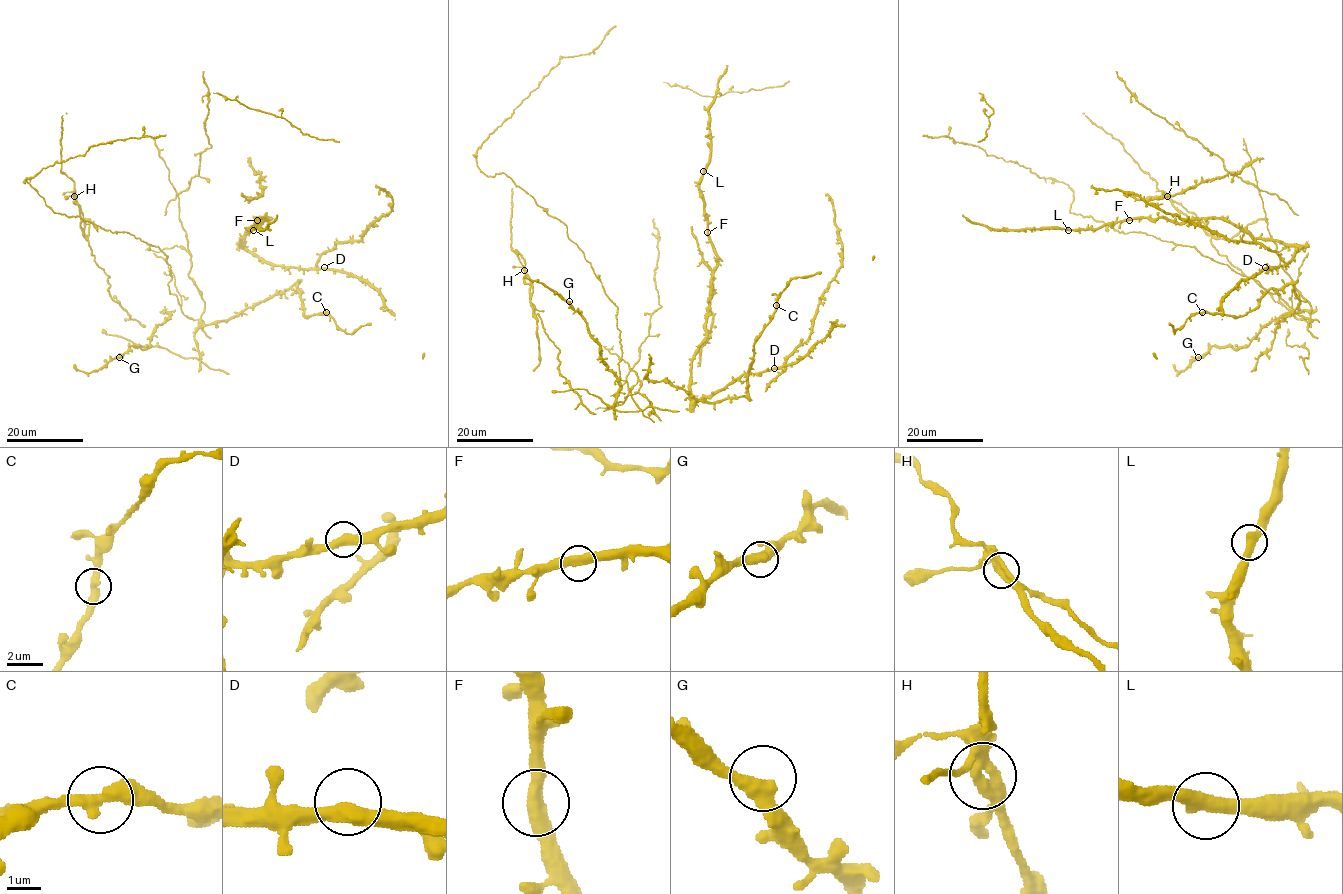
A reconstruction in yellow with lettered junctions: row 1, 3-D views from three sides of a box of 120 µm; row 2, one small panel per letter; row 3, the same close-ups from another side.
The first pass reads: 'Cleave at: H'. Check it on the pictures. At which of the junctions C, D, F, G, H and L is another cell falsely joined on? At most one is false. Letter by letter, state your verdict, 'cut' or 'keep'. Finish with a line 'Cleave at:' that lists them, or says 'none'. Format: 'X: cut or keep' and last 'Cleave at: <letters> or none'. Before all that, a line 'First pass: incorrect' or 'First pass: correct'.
First pass: correct
C: keep
D: keep
F: keep
G: keep
H: cut
L: keep
Cleave at: H

